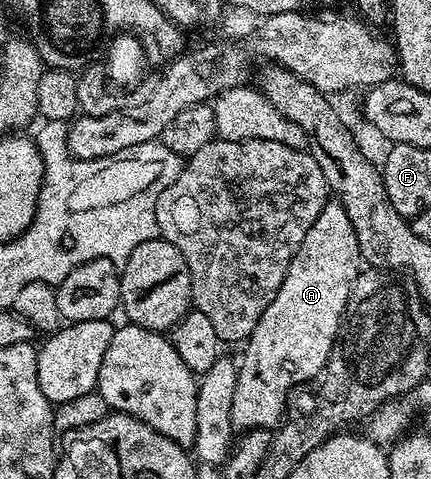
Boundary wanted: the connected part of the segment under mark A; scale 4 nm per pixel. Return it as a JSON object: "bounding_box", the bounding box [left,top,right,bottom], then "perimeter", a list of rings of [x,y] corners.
{"bounding_box":[231,201,362,432],"perimeter":[[[338,201],[327,202],[321,213],[317,213],[317,221],[313,221],[309,233],[305,233],[305,241],[301,241],[285,273],[285,281],[281,281],[281,289],[277,289],[277,297],[269,301],[269,309],[265,309],[265,313],[261,313],[261,321],[257,321],[257,329],[253,329],[253,333],[245,340],[243,360],[240,358],[237,363],[237,389],[233,389],[231,425],[236,432],[252,431],[258,427],[274,428],[284,418],[283,410],[287,407],[291,390],[298,383],[307,383],[311,378],[312,382],[323,374],[323,366],[327,364],[335,338],[339,336],[349,293],[361,270],[362,257],[349,213]]]}

